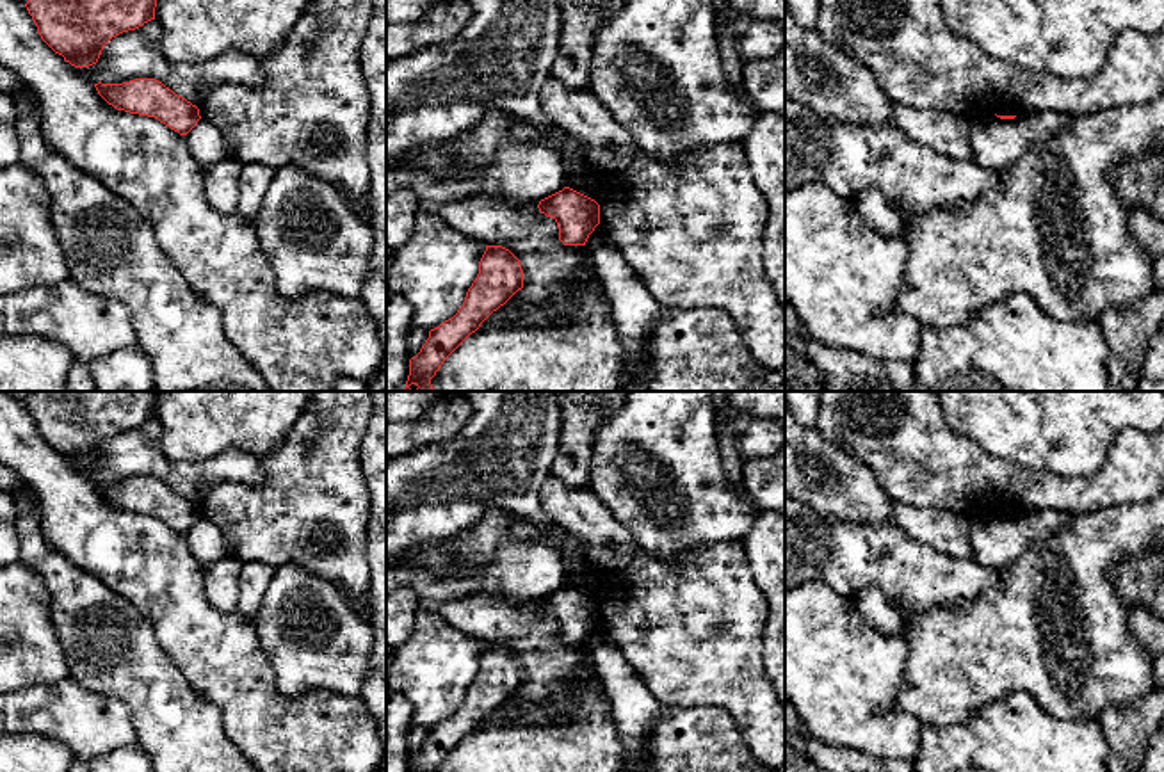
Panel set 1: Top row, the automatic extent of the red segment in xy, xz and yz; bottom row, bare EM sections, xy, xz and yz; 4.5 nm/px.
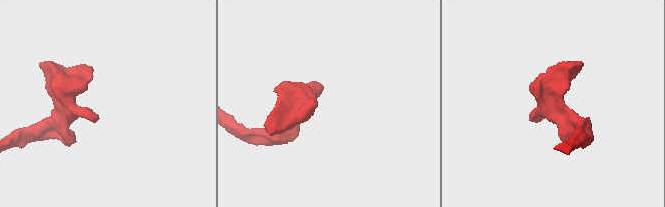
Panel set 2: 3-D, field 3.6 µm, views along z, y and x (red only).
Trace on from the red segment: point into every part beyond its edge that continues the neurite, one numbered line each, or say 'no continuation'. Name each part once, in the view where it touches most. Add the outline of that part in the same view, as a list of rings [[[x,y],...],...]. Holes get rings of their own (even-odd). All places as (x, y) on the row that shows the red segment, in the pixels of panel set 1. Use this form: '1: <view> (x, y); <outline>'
no continuation

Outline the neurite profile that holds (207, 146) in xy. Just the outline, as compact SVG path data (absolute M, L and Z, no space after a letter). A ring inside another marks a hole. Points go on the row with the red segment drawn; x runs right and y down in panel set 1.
M199 119L198 125L185 135L185 141L190 155L203 171L228 157L222 133L206 119Z

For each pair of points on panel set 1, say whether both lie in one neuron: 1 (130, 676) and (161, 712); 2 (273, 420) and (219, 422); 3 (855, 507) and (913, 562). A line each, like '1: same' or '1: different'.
1: same
2: same
3: different

